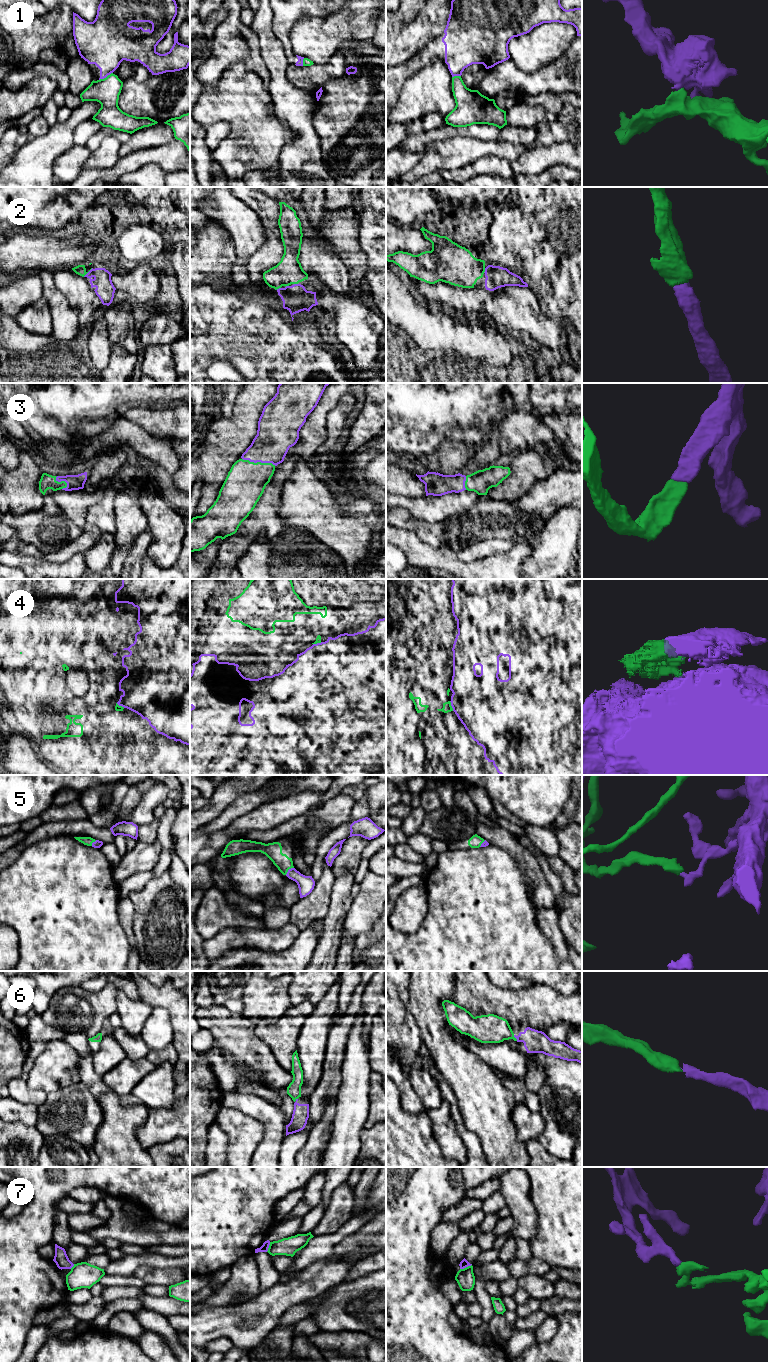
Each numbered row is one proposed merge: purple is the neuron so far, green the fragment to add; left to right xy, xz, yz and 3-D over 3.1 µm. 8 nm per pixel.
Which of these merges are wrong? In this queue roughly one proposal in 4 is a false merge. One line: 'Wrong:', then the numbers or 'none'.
Wrong: 1, 7

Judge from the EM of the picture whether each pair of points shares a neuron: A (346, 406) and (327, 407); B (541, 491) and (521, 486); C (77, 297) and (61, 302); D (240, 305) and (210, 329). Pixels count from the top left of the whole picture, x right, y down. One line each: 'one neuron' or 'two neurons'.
A: two neurons
B: two neurons
C: two neurons
D: one neuron

